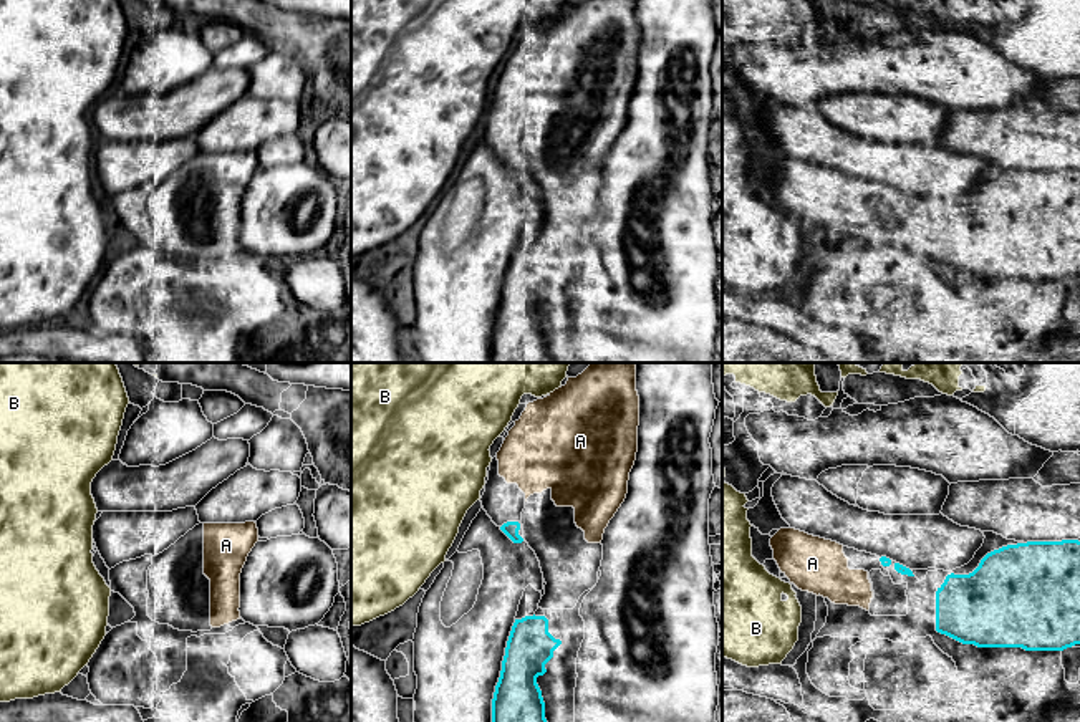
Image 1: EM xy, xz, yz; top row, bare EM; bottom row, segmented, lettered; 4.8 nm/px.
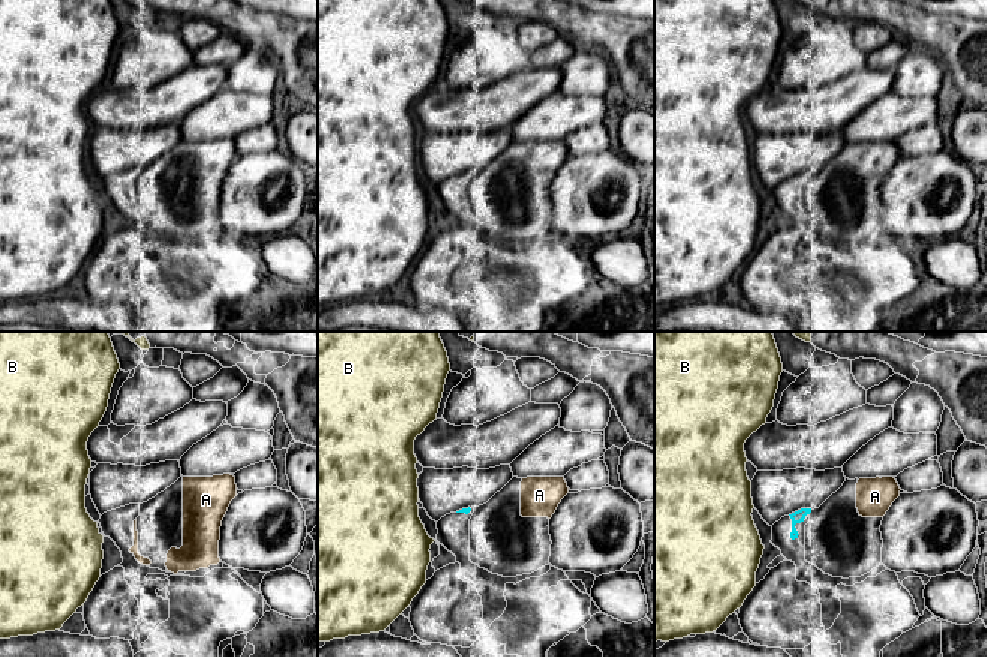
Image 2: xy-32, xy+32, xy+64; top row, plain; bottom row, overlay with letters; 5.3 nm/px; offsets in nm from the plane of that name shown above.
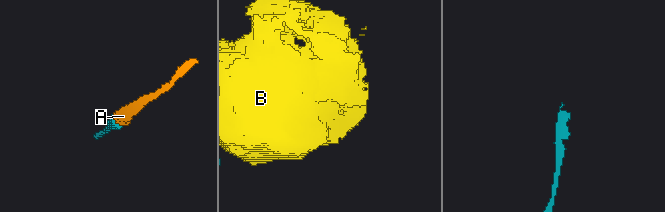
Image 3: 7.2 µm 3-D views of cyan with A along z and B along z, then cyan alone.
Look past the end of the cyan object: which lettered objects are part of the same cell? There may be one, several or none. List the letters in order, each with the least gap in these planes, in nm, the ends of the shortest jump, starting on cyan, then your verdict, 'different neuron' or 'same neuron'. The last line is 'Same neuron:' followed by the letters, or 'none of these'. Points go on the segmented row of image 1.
A: 80 nm | yz (882, 563), (867, 572) | same neuron
B: 170 nm | xz (504, 524), (479, 499) | different neuron
Same neuron: A

